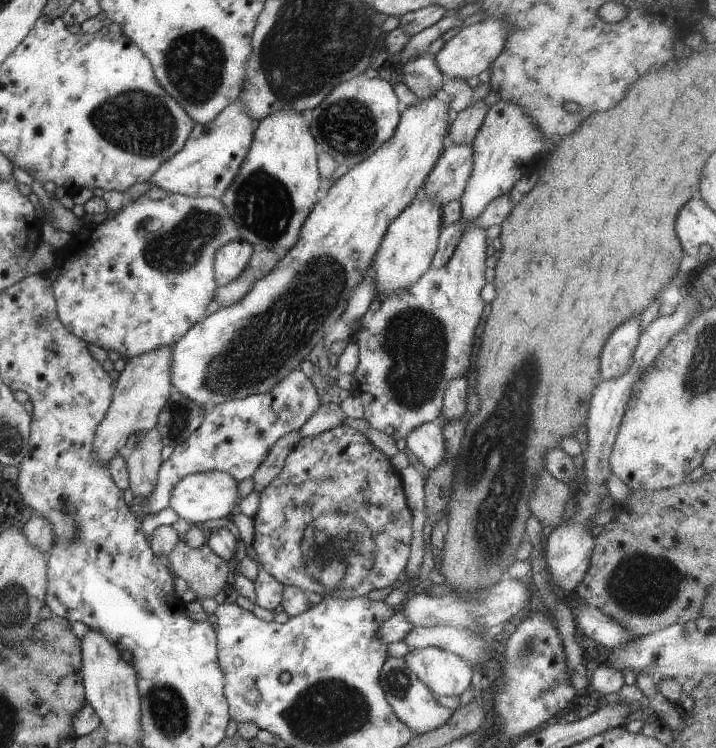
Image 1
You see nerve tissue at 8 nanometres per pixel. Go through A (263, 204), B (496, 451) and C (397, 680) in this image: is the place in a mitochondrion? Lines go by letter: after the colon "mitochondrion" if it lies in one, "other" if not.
A: mitochondrion
B: mitochondrion
C: mitochondrion

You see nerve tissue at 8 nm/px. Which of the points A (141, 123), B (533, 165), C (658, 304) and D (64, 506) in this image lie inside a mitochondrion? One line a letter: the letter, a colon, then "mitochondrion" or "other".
A: mitochondrion
B: other
C: other
D: mitochondrion

